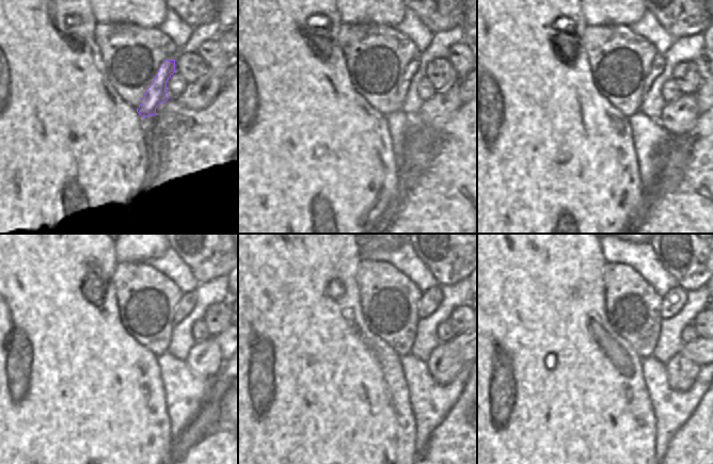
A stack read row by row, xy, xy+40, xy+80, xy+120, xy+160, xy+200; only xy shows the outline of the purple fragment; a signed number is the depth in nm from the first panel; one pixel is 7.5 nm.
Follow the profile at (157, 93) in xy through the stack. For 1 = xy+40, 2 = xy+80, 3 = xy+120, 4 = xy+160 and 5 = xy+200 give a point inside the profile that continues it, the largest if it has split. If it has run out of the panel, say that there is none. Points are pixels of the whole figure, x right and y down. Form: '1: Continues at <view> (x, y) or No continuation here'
1: Continues at xy+40 (411, 69)
2: Continues at xy+80 (658, 66)
3: Continues at xy+120 (188, 301)
4: Continues at xy+160 (430, 300)
5: Continues at xy+200 (672, 302).

